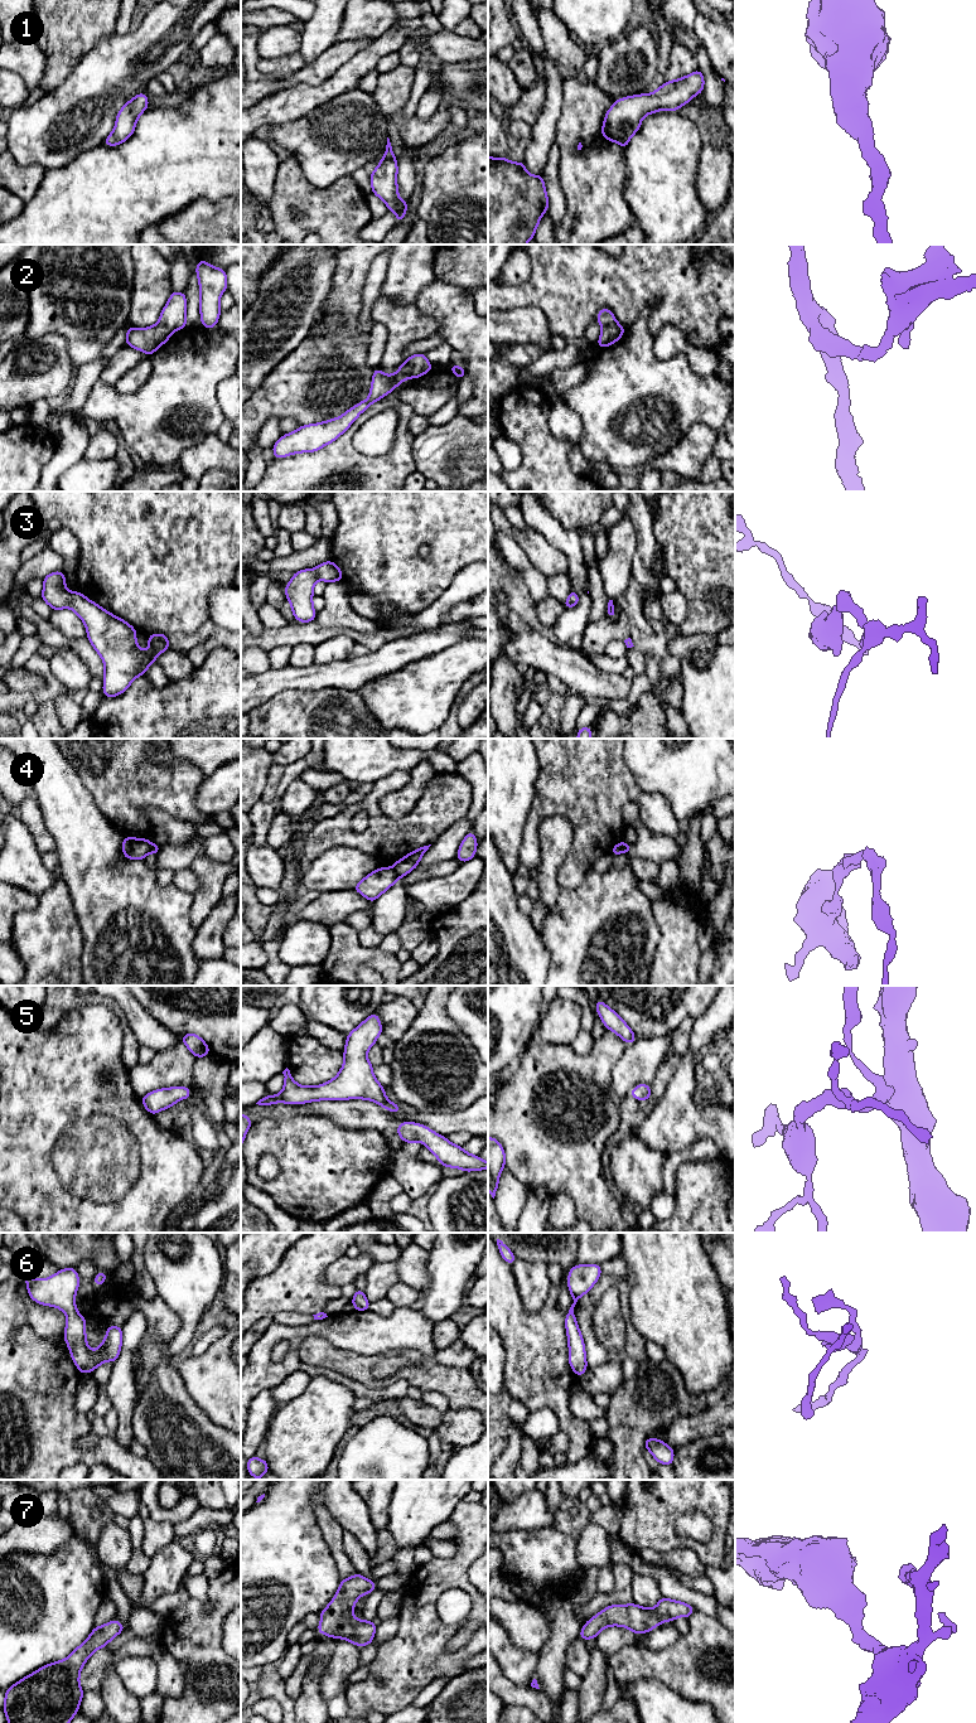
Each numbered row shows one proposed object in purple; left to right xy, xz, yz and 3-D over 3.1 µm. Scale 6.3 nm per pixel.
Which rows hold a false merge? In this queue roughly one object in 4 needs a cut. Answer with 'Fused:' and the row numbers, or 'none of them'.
Fused: 2, 4

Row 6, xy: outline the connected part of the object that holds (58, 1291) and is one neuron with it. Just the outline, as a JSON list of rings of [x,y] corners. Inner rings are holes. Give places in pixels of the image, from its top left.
[[[16,1259],[21,1267],[28,1294],[43,1306],[52,1306],[67,1315],[64,1342],[81,1374],[92,1373],[105,1361],[115,1363],[121,1351],[122,1328],[111,1325],[103,1342],[96,1351],[91,1351],[86,1339],[86,1318],[78,1313],[74,1297],[79,1287],[79,1277],[76,1268],[59,1269],[54,1276],[43,1279],[33,1279],[28,1267]]]

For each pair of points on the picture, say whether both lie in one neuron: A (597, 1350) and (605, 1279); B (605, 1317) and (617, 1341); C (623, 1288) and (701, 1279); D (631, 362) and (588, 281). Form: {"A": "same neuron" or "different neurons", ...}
{"A": "same neuron", "B": "same neuron", "C": "different neurons", "D": "different neurons"}

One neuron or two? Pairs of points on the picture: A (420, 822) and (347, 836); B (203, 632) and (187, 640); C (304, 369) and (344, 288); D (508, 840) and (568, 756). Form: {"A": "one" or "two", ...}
{"A": "one", "B": "one", "C": "one", "D": "two"}

